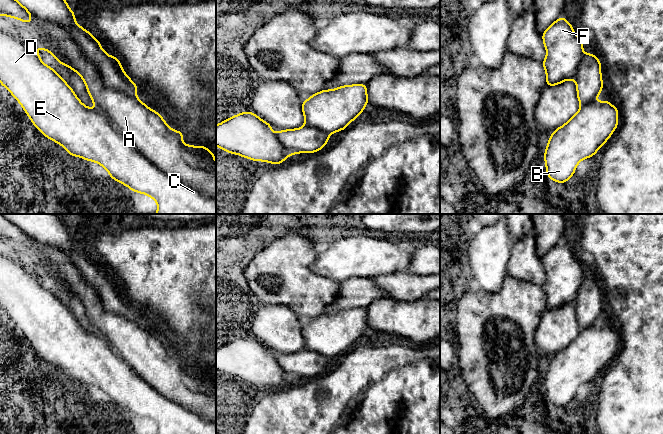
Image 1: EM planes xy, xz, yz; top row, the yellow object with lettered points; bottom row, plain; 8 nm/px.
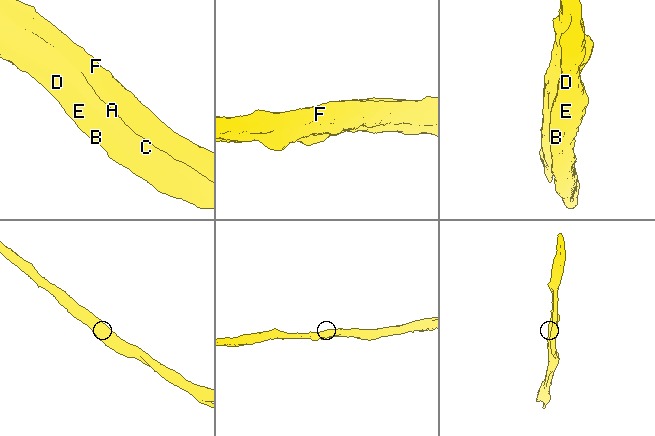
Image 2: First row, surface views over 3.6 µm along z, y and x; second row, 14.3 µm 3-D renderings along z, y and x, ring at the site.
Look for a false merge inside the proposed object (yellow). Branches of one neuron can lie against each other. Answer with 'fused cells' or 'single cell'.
fused cells

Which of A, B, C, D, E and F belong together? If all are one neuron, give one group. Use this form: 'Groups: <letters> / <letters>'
Groups: A B C D E / F

